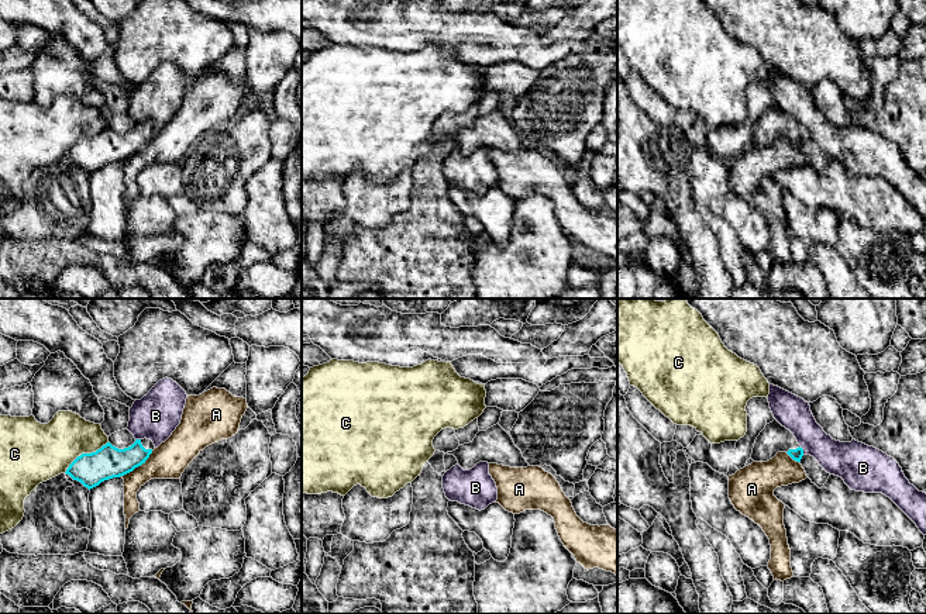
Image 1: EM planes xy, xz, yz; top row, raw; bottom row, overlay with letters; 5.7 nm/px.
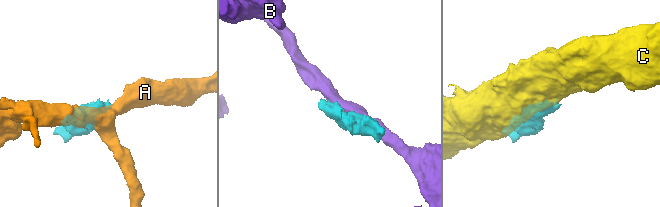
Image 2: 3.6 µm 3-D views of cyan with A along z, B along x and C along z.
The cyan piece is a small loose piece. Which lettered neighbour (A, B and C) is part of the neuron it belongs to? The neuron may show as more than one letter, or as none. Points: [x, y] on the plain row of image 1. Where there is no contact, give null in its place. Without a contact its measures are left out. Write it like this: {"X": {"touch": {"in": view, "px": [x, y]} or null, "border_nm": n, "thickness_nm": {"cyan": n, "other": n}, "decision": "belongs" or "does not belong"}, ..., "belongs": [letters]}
{"A": {"touch": {"in": "xy", "px": [137, 151]}, "border_nm": 240, "thickness_nm": {"cyan": 190, "other": 200}, "decision": "does not belong"}, "B": {"touch": {"in": "yz", "px": [802, 135]}, "border_nm": 50, "thickness_nm": {"cyan": 70, "other": 200}, "decision": "does not belong"}, "C": {"touch": {"in": "xy", "px": [93, 137]}, "border_nm": 180, "thickness_nm": {"cyan": 190, "other": 280}, "decision": "does not belong"}, "belongs": []}

